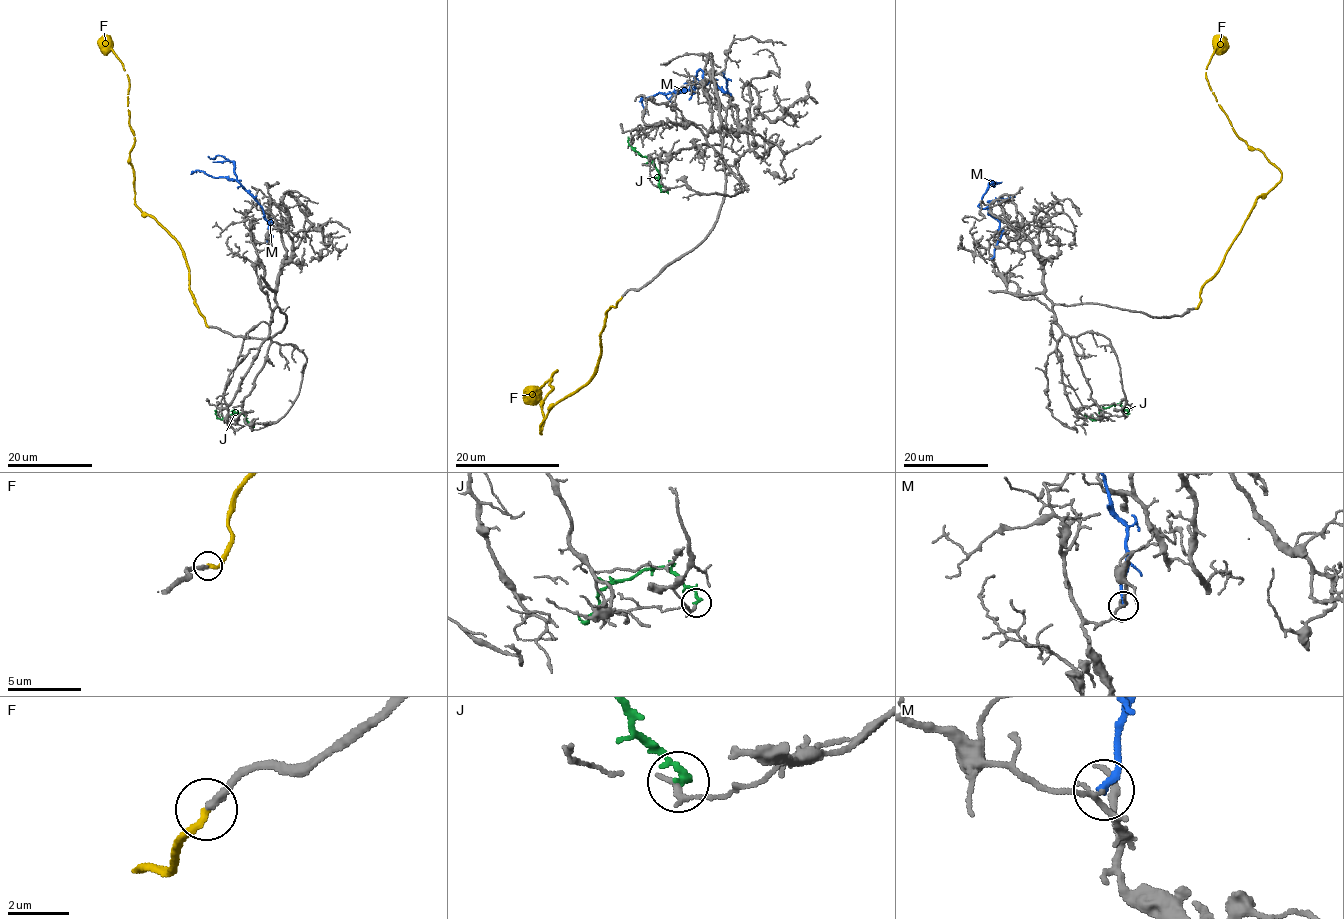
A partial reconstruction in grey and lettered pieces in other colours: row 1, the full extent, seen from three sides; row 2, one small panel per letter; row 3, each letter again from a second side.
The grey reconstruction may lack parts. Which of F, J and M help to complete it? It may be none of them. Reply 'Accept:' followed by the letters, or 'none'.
Accept: F

